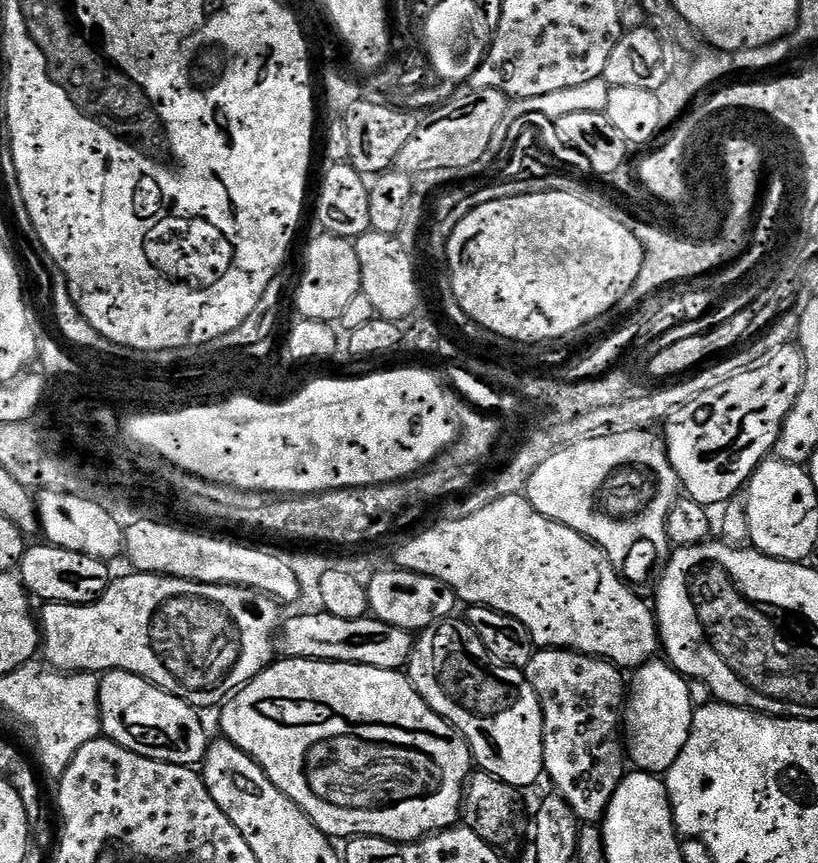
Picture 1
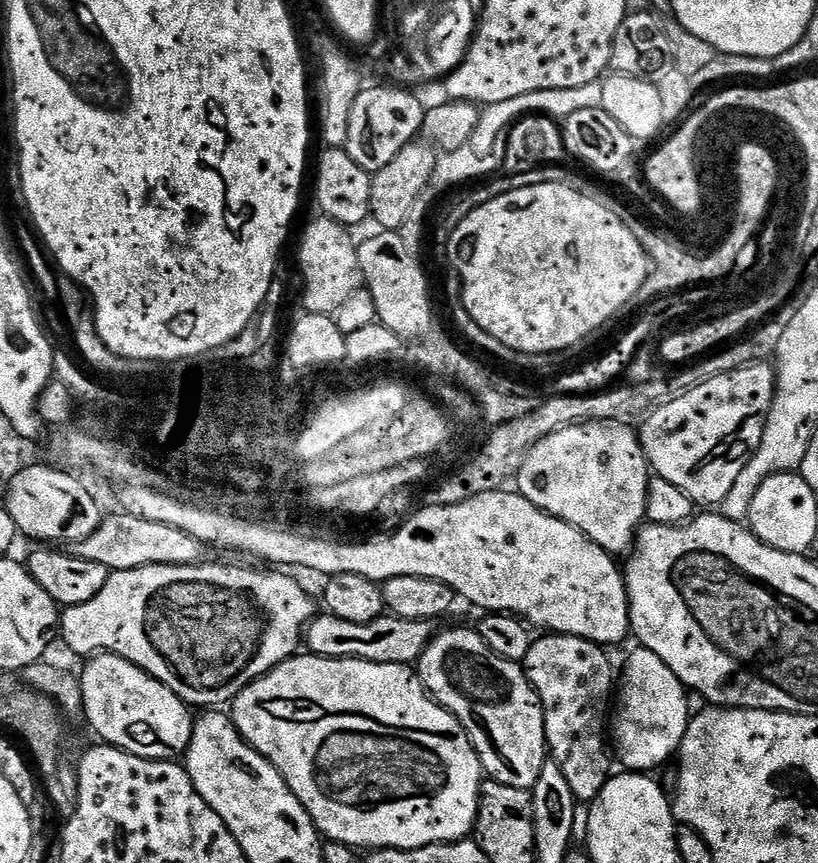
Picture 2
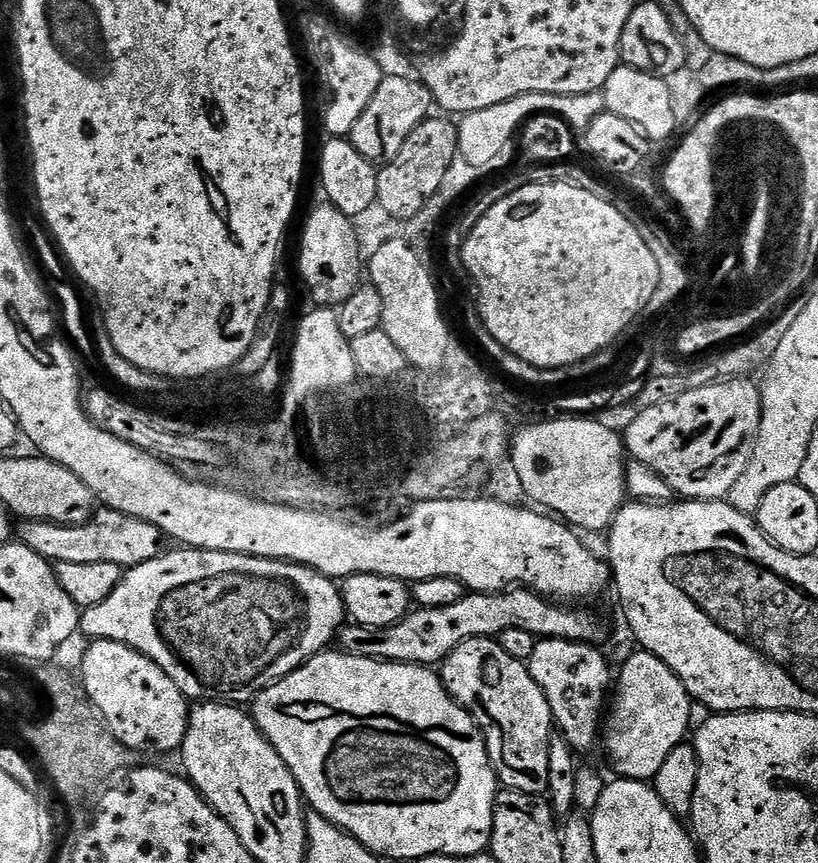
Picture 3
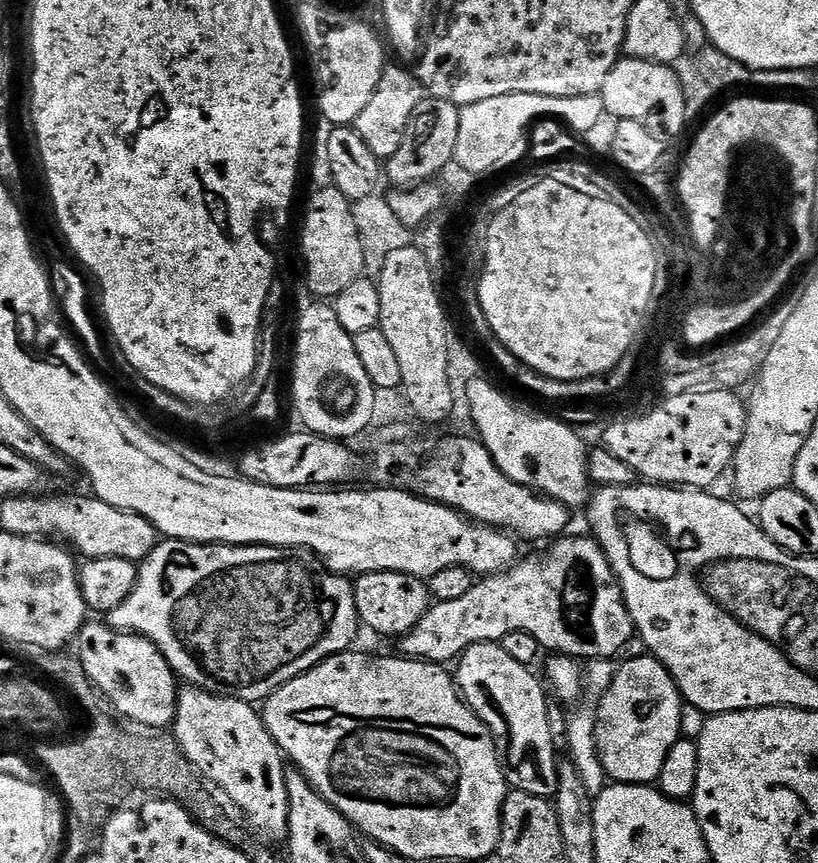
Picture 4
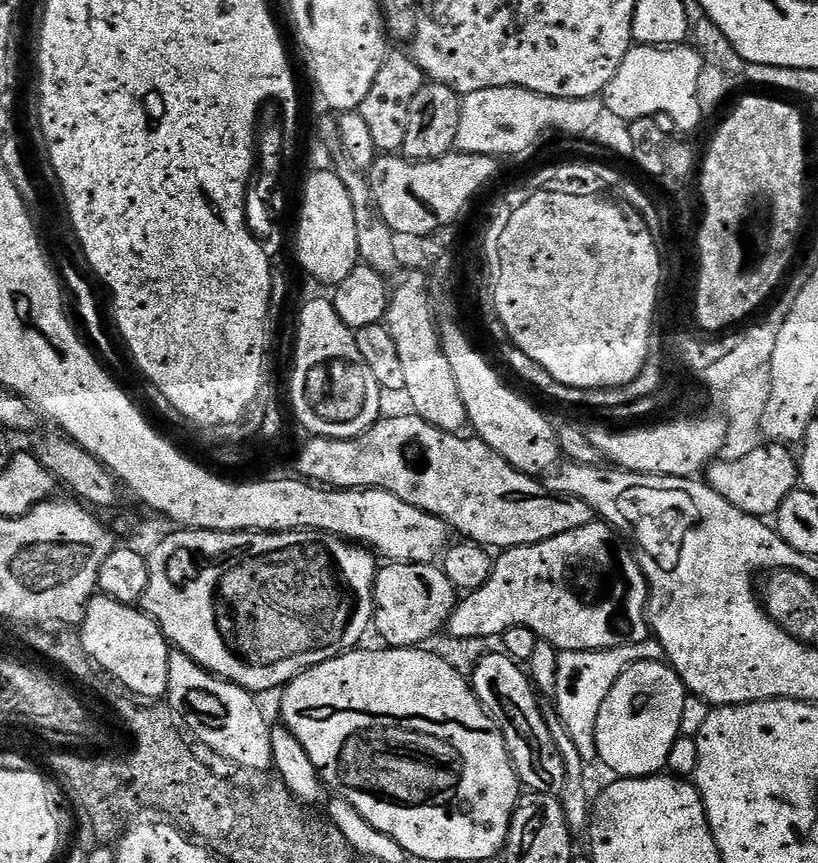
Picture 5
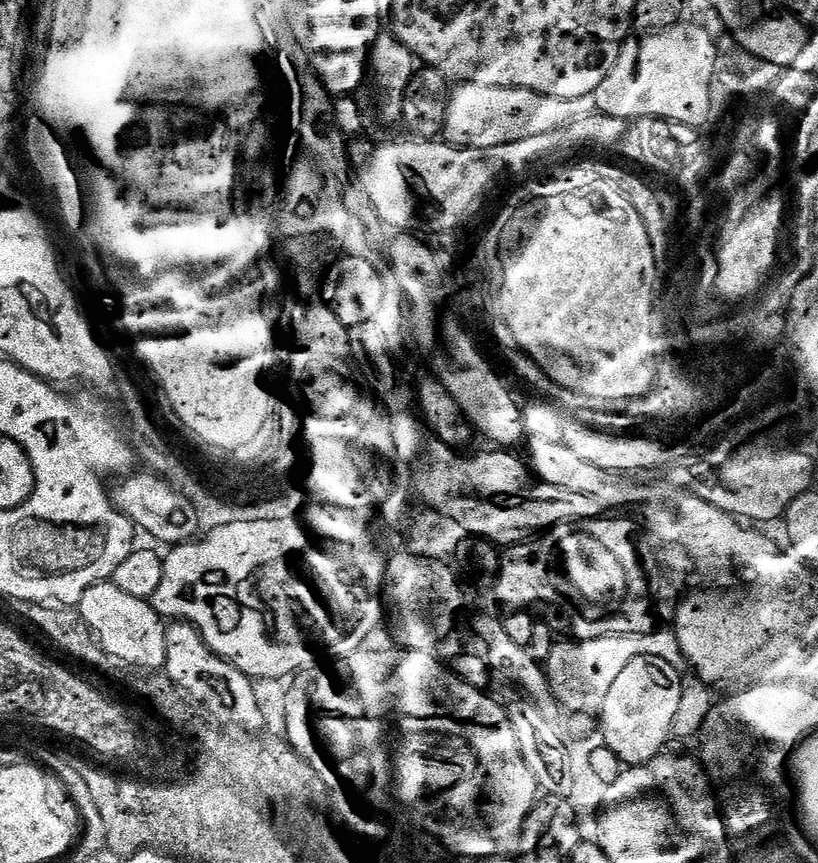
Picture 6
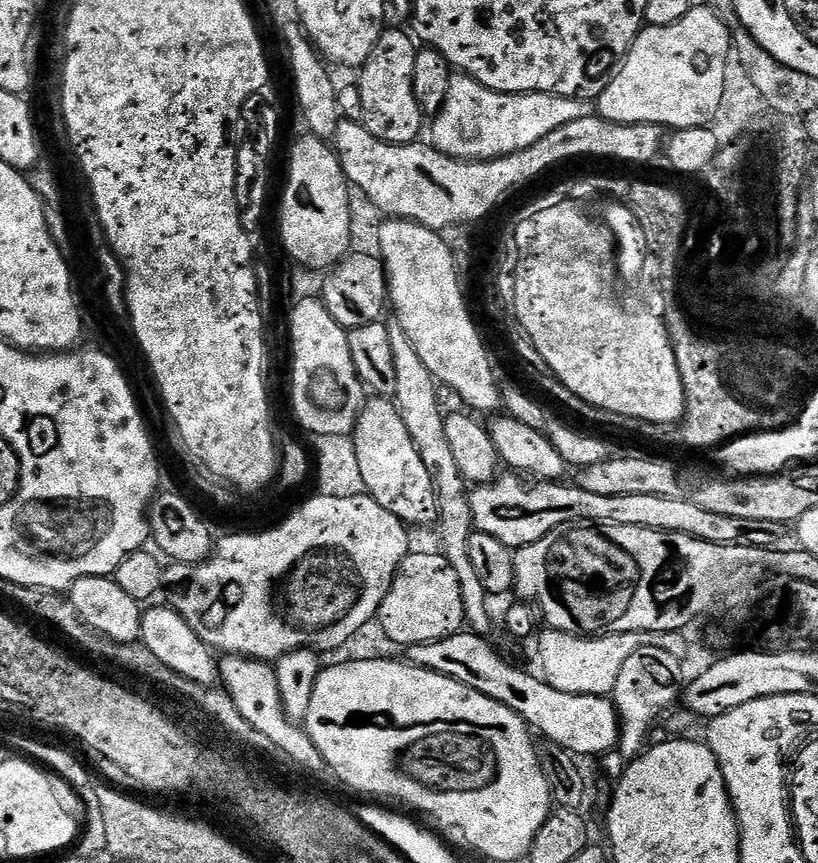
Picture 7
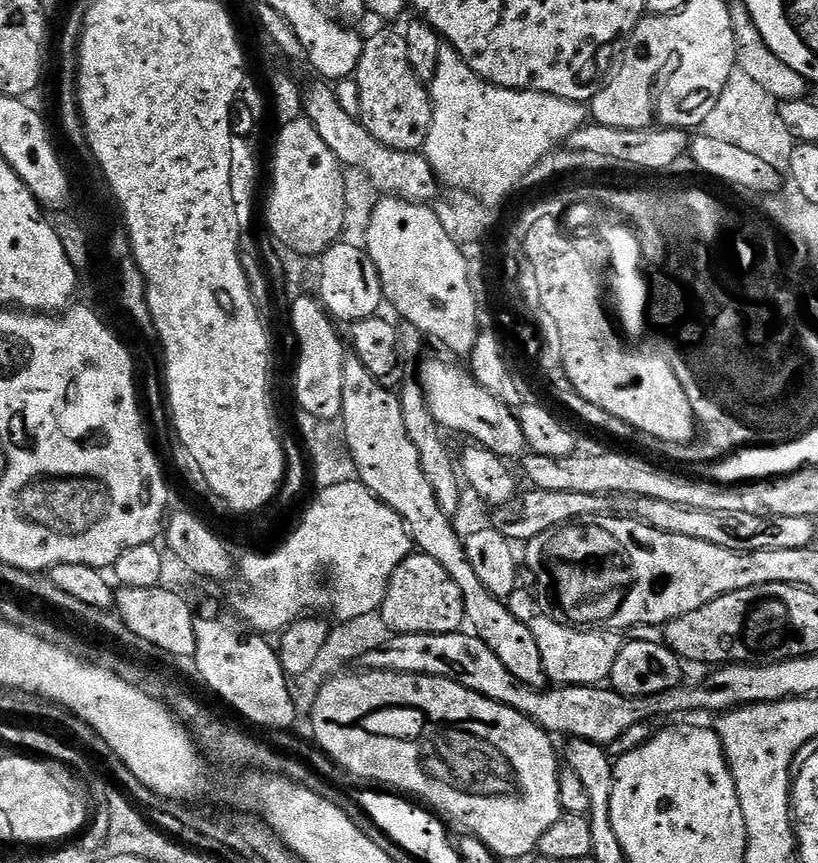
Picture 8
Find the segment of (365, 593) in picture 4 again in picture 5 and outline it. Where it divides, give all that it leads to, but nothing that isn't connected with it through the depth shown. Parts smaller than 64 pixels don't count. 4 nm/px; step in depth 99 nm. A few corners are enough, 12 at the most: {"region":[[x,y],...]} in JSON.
{"region":[[385,563],[374,626],[390,648],[427,645],[458,593],[443,567]]}

